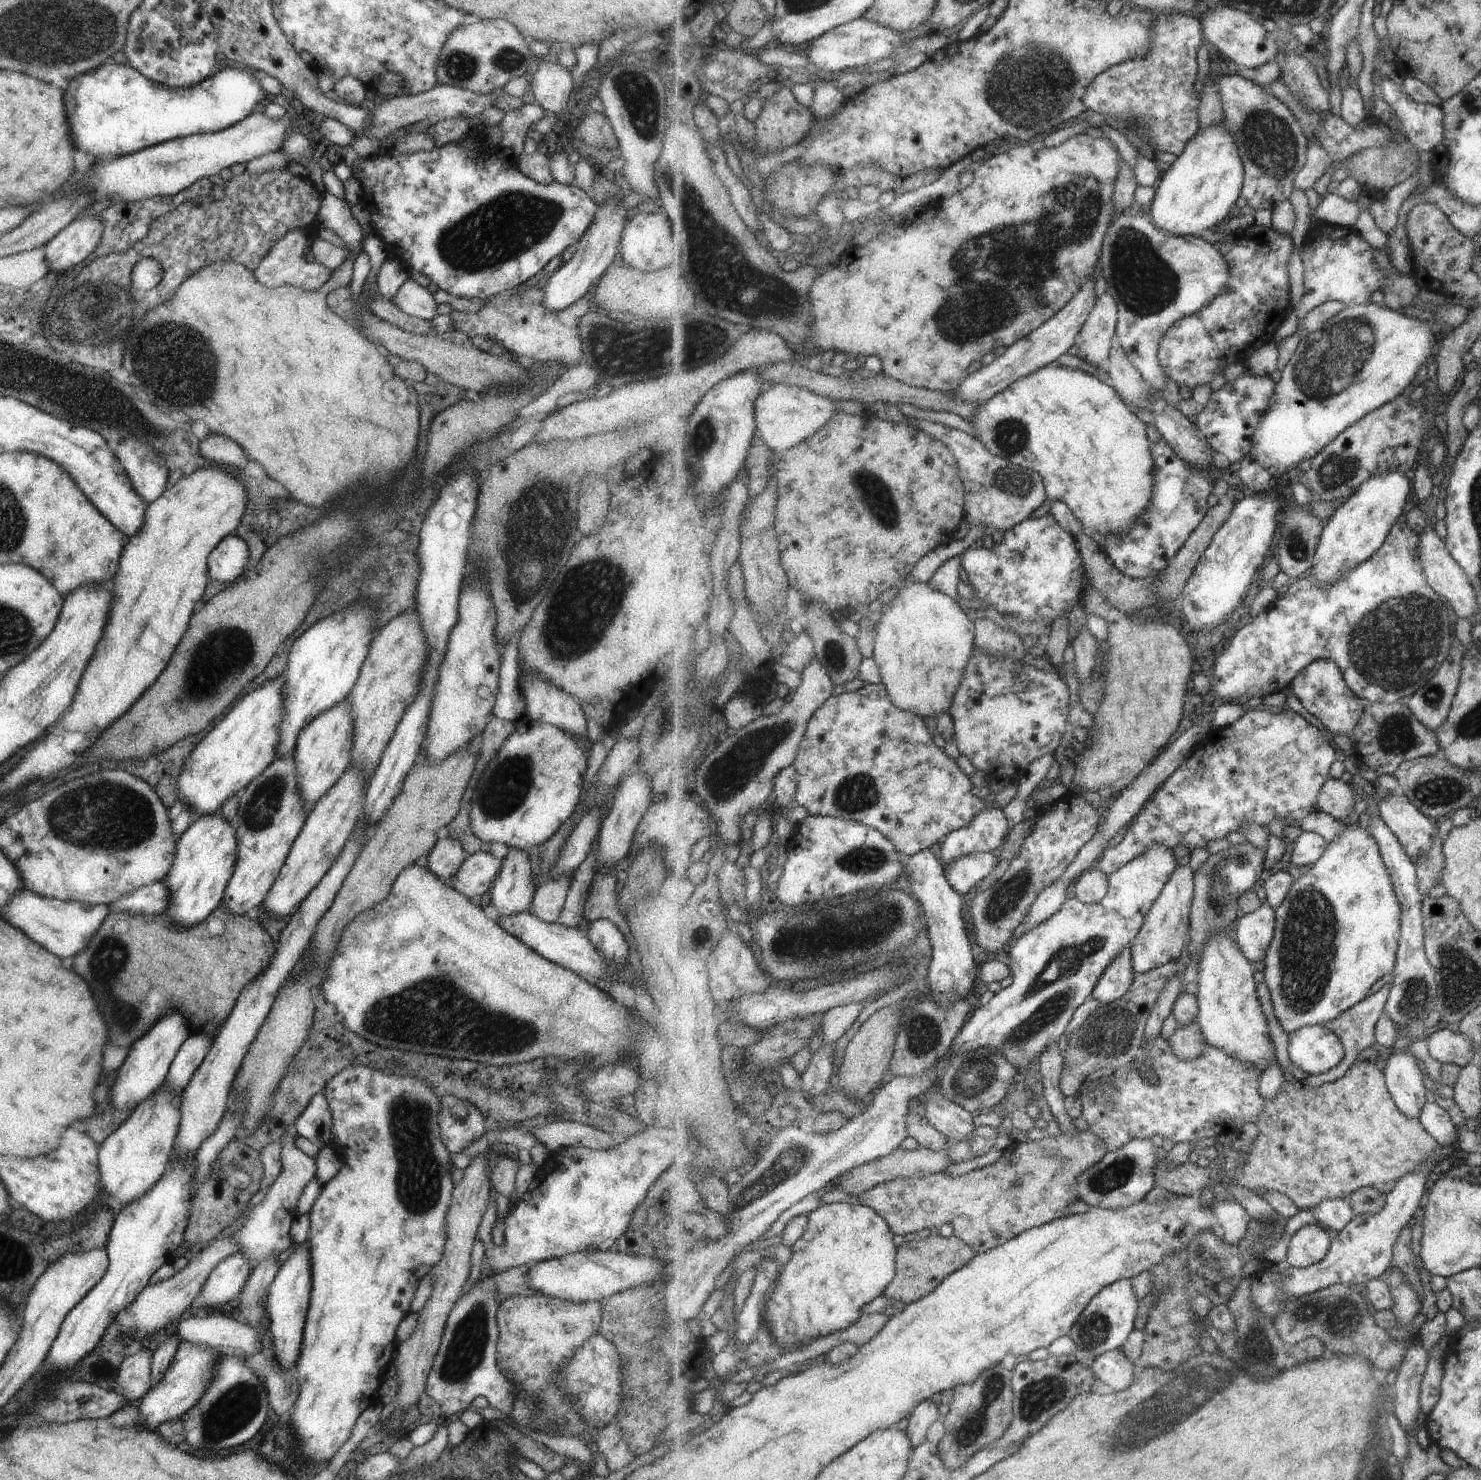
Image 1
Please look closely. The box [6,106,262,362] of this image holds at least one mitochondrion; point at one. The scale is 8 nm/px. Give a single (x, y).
(98, 313)

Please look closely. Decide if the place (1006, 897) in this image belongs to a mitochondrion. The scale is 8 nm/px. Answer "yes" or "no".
yes

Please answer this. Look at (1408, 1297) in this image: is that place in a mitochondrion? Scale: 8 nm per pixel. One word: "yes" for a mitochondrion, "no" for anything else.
no

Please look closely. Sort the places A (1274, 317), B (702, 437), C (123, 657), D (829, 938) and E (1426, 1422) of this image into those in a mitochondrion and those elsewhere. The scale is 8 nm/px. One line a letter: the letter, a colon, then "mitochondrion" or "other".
A: other
B: mitochondrion
C: other
D: mitochondrion
E: other

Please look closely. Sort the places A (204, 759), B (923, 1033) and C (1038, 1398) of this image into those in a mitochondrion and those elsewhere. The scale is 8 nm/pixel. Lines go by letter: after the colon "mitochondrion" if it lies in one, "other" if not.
A: other
B: mitochondrion
C: mitochondrion

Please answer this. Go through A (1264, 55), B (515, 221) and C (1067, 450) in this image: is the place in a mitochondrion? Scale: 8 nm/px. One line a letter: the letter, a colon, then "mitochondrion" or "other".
A: other
B: mitochondrion
C: other

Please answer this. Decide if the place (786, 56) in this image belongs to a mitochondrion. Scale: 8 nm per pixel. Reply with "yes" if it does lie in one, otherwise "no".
no

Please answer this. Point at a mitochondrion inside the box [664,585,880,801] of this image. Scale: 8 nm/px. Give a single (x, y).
(835, 661)

